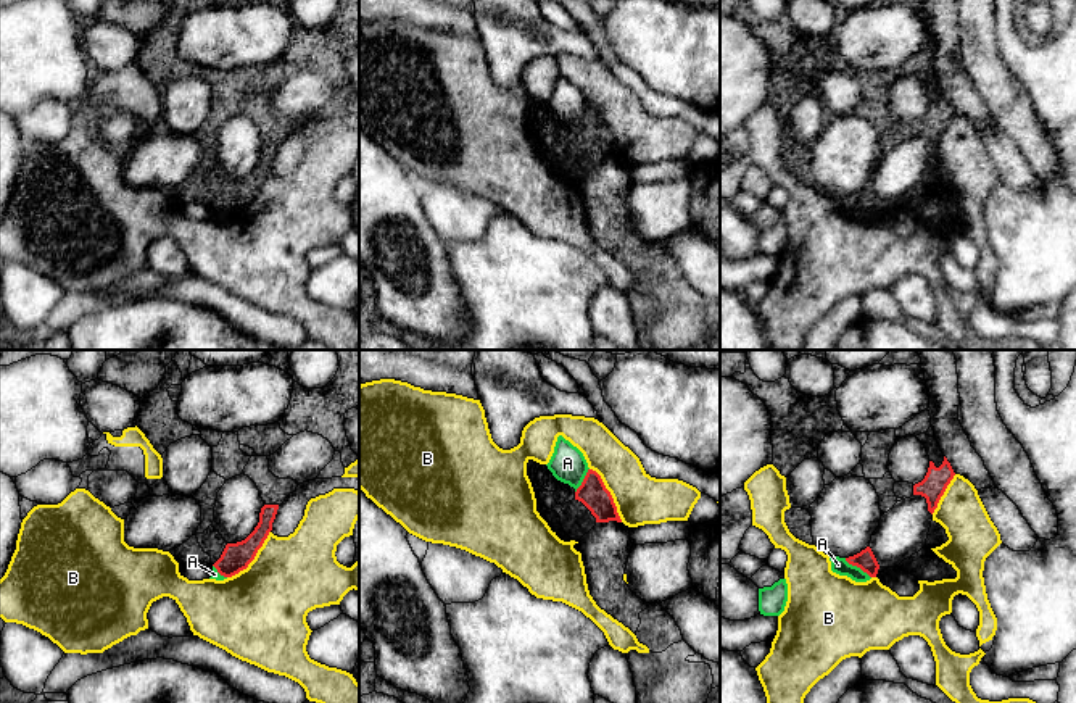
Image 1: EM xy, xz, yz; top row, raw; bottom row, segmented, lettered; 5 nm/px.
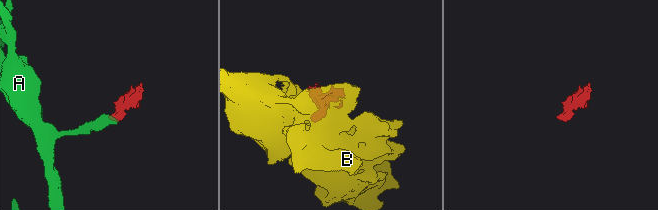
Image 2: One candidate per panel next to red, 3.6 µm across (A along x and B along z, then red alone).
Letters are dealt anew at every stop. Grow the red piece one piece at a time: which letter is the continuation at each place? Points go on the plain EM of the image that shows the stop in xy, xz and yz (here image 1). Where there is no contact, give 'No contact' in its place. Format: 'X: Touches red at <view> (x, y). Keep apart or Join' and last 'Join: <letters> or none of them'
A: Touches red at yz (857, 205). Keep apart
B: Touches red at xz (609, 133). Keep apart
Join: none of them

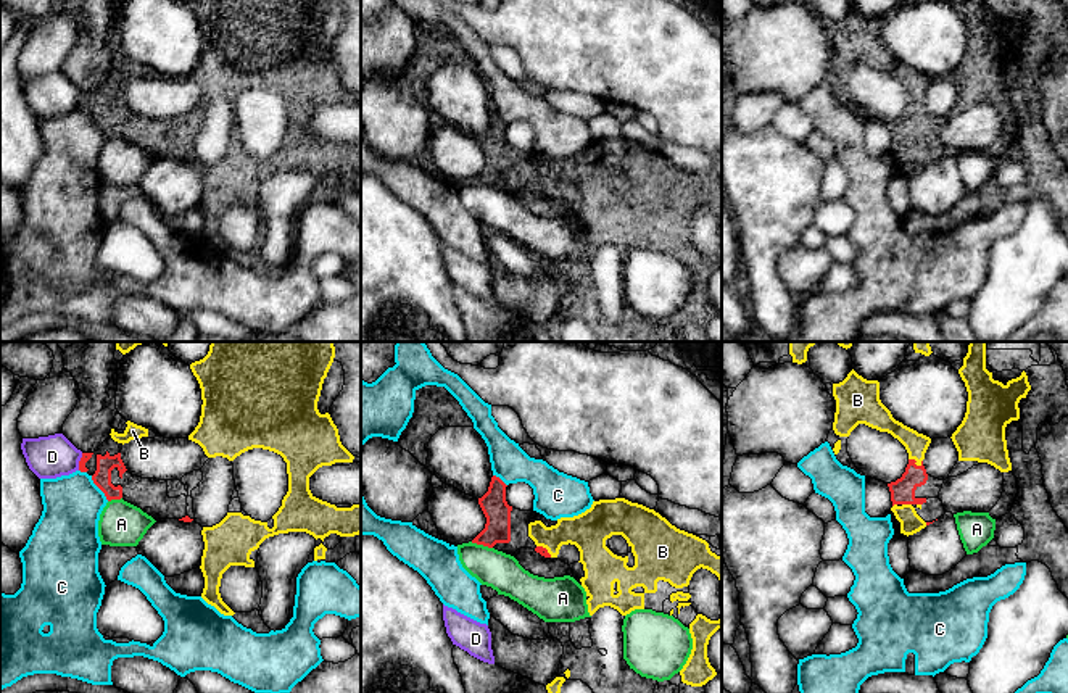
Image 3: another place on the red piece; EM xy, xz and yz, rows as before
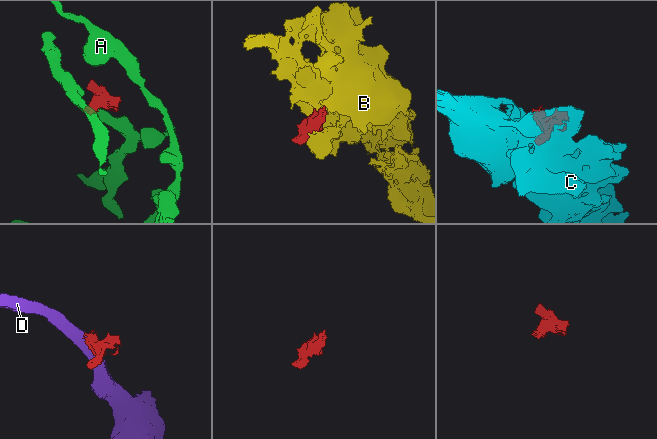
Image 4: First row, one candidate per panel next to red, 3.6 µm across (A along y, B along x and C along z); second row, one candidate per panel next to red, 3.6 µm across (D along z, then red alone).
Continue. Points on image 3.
A: Touches red at xz (482, 182). Keep apart
B: Touches red at yz (915, 100). Join
C: Touches red at xy (99, 126). Keep apart
D: Touches red at xy (79, 100). Keep apart
Join: B

